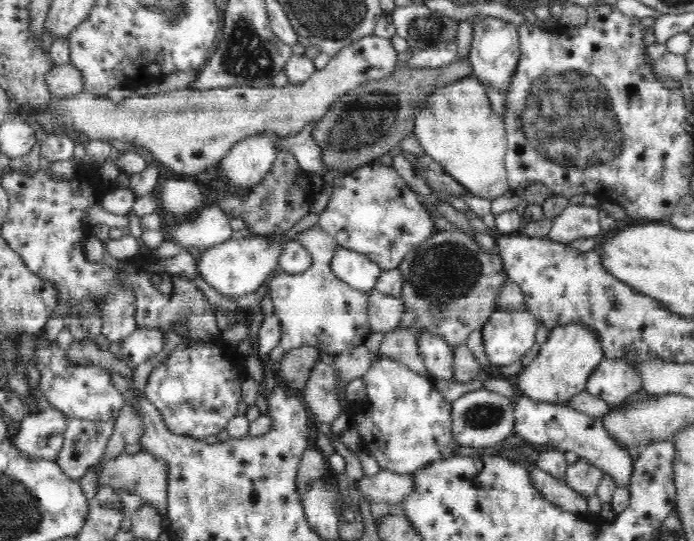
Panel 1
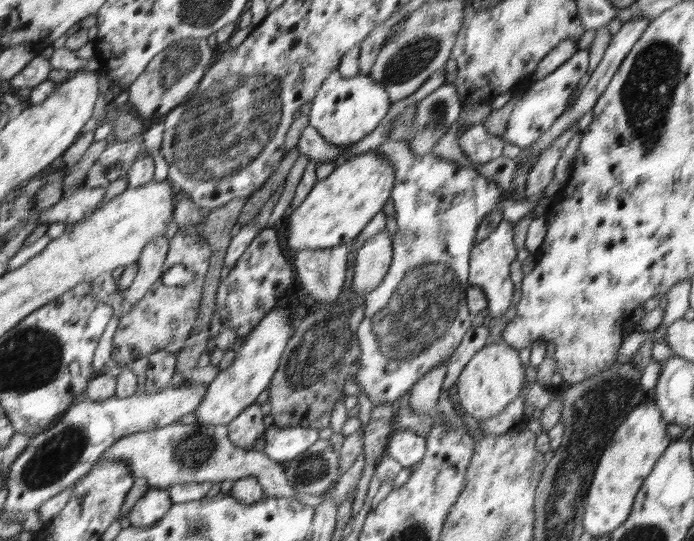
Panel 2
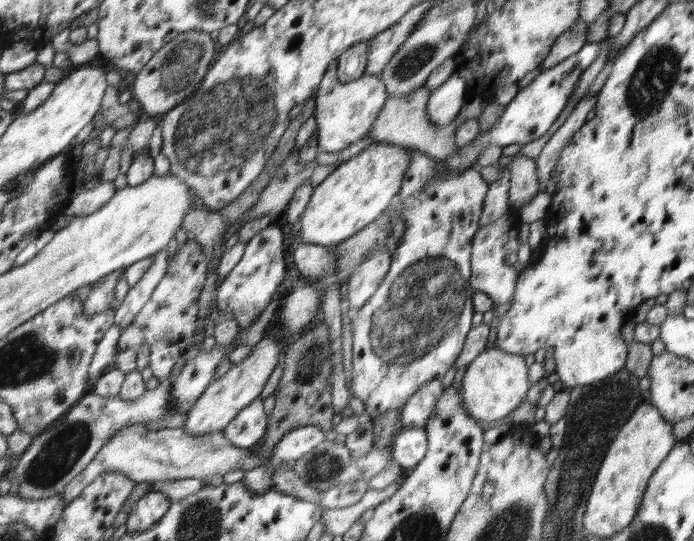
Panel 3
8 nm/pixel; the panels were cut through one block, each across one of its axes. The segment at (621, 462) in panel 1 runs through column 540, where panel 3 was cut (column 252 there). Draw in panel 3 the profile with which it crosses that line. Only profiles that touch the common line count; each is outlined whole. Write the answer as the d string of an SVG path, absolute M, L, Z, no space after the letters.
M259 396L234 419L223 433L234 446L248 449L267 432L267 420L269 418L264 411L263 400Z

